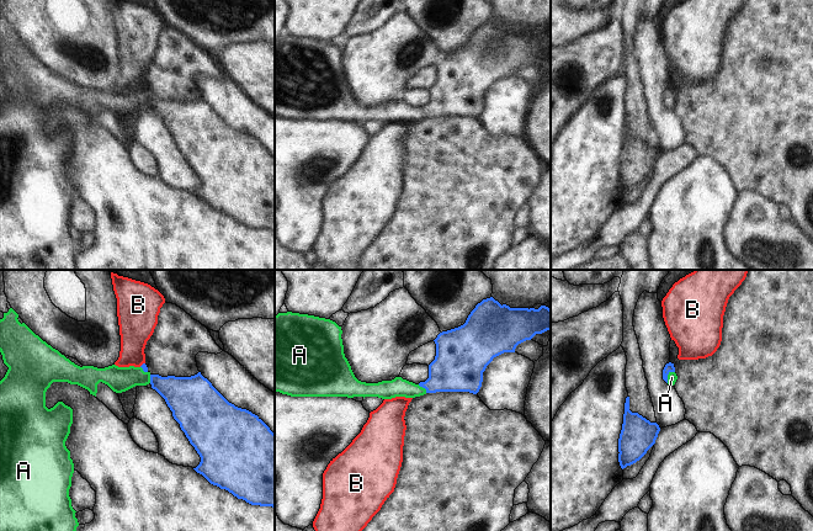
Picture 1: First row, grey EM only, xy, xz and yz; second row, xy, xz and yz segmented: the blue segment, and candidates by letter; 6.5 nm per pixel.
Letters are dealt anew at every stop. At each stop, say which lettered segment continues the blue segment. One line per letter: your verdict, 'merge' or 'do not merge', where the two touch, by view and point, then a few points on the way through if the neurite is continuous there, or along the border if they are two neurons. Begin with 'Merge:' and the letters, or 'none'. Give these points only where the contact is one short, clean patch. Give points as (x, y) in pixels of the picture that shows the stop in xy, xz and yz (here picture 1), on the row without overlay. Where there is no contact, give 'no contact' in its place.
Merge: A
A: merge; contact yz (667, 100); way yz (669, 91), (667, 100), (671, 101)
B: do not merge; contact xy (143, 88); border xy (144, 86), (139, 90)

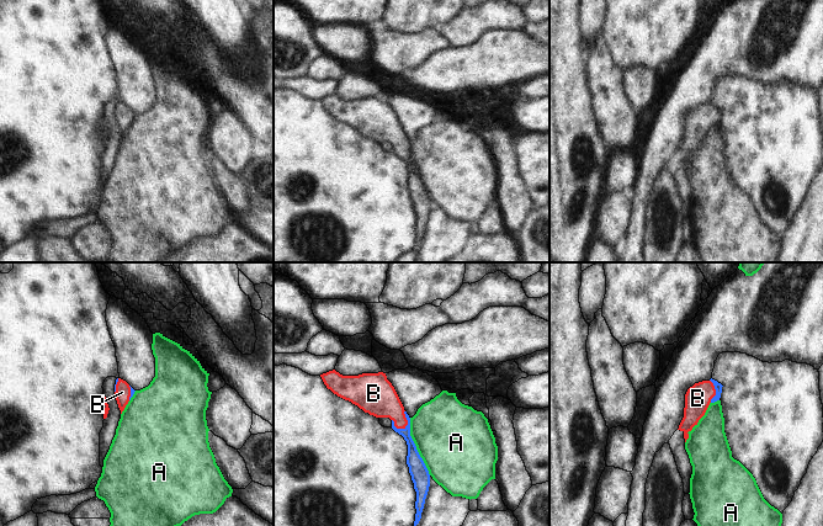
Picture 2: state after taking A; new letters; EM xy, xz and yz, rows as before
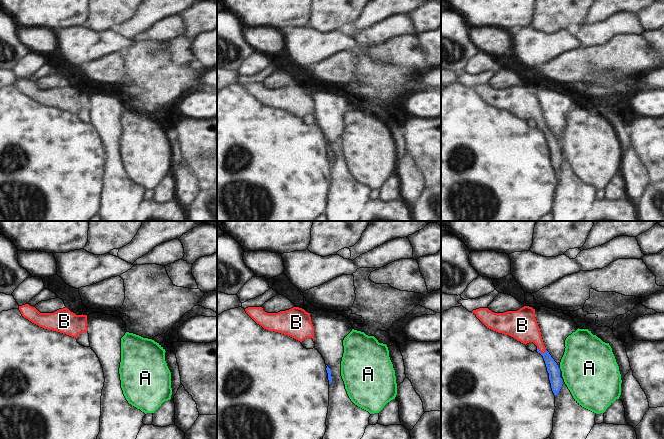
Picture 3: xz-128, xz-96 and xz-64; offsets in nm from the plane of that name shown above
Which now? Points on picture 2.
Merge: B
A: do not merge; contact xz (415, 170)
B: merge; contact xz (408, 147); way xz (413, 184), (407, 160), (408, 147), (378, 122)

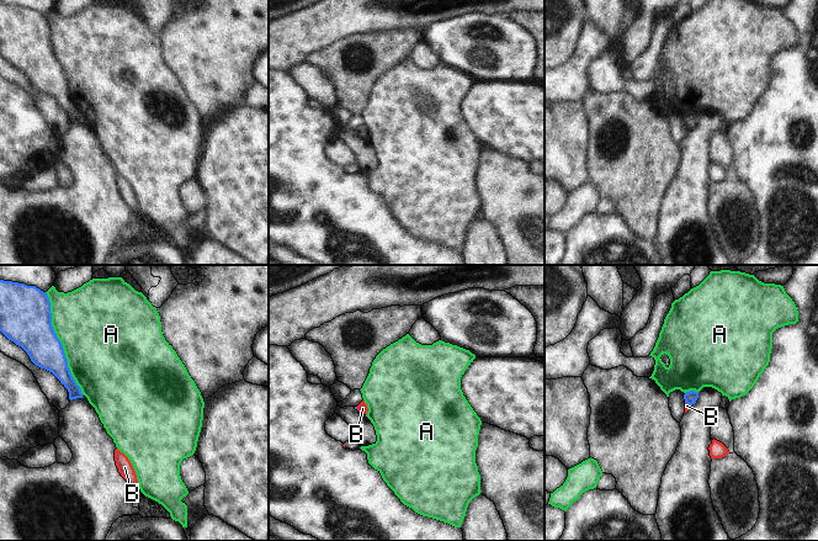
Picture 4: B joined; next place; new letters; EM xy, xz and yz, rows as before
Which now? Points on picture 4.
Merge: none
A: do not merge; contact xy (60, 68)
B: do not merge; contact yz (686, 127)

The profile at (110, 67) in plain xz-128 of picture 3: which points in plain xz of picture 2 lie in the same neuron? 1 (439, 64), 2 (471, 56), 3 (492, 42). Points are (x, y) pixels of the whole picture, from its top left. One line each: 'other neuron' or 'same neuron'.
1: same neuron
2: same neuron
3: same neuron

